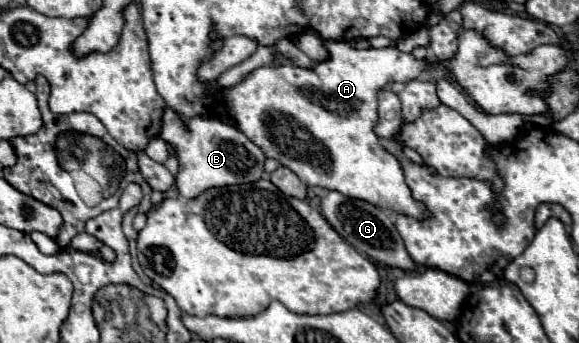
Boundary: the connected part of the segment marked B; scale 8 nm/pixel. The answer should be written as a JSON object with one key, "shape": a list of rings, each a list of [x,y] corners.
{"shape":[[[167,107],[163,113],[161,137],[177,147],[177,159],[179,159],[177,189],[187,199],[201,195],[201,191],[209,187],[253,183],[263,175],[263,161],[265,161],[263,151],[257,145],[253,145],[237,127],[225,121],[203,115],[185,119],[181,113]]]}

